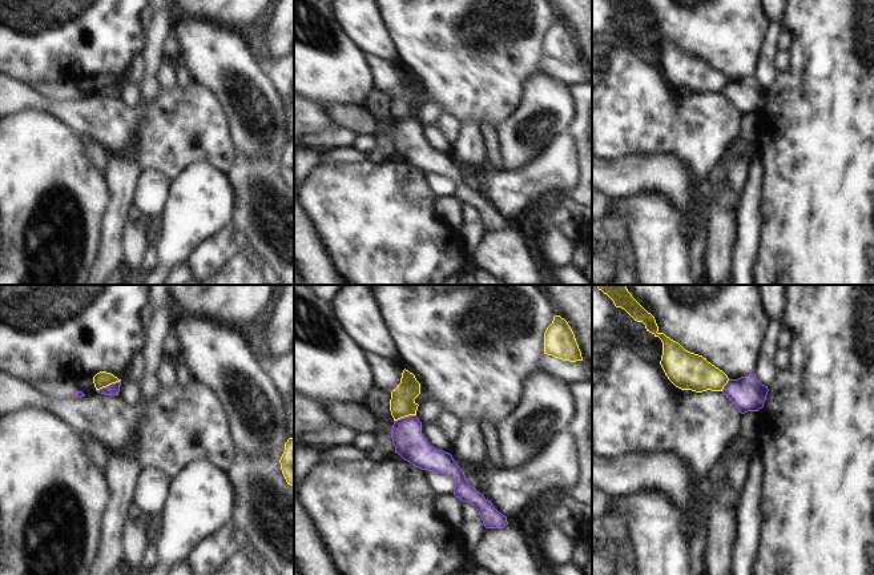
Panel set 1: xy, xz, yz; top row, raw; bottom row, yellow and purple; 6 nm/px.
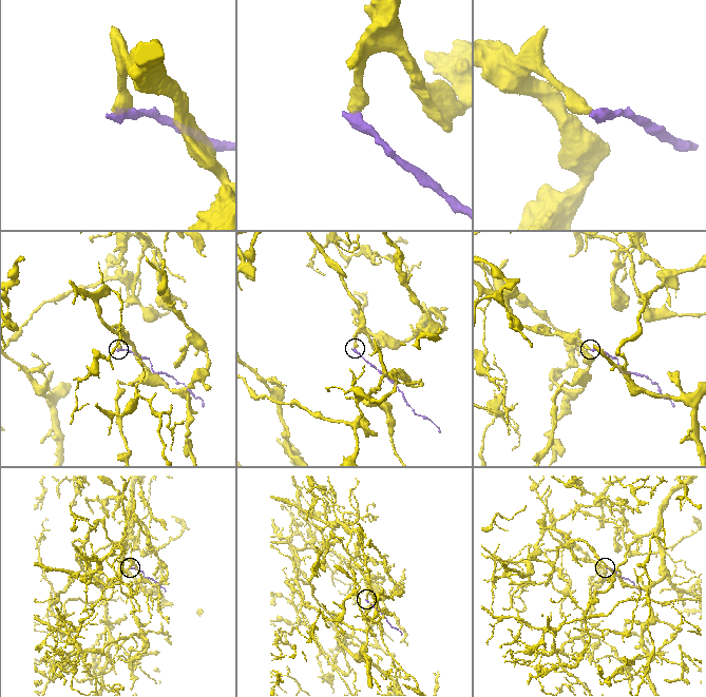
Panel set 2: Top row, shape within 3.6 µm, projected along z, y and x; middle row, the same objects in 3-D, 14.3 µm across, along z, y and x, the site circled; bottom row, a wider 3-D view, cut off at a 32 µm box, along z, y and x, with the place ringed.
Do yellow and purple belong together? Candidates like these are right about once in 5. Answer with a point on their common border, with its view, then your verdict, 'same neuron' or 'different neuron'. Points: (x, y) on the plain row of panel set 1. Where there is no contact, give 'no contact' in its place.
xy (108, 87) | different neuron

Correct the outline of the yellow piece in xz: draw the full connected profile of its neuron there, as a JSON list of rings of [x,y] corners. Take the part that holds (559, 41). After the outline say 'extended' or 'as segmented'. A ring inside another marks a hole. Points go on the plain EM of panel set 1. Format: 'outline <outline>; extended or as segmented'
outline [[[560,17],[553,19],[544,35],[544,56],[569,64],[583,63],[575,36]]]; as segmented

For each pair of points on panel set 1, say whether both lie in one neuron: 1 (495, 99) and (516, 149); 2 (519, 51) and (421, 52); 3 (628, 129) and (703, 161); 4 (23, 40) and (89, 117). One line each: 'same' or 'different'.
1: different
2: same
3: same
4: different

